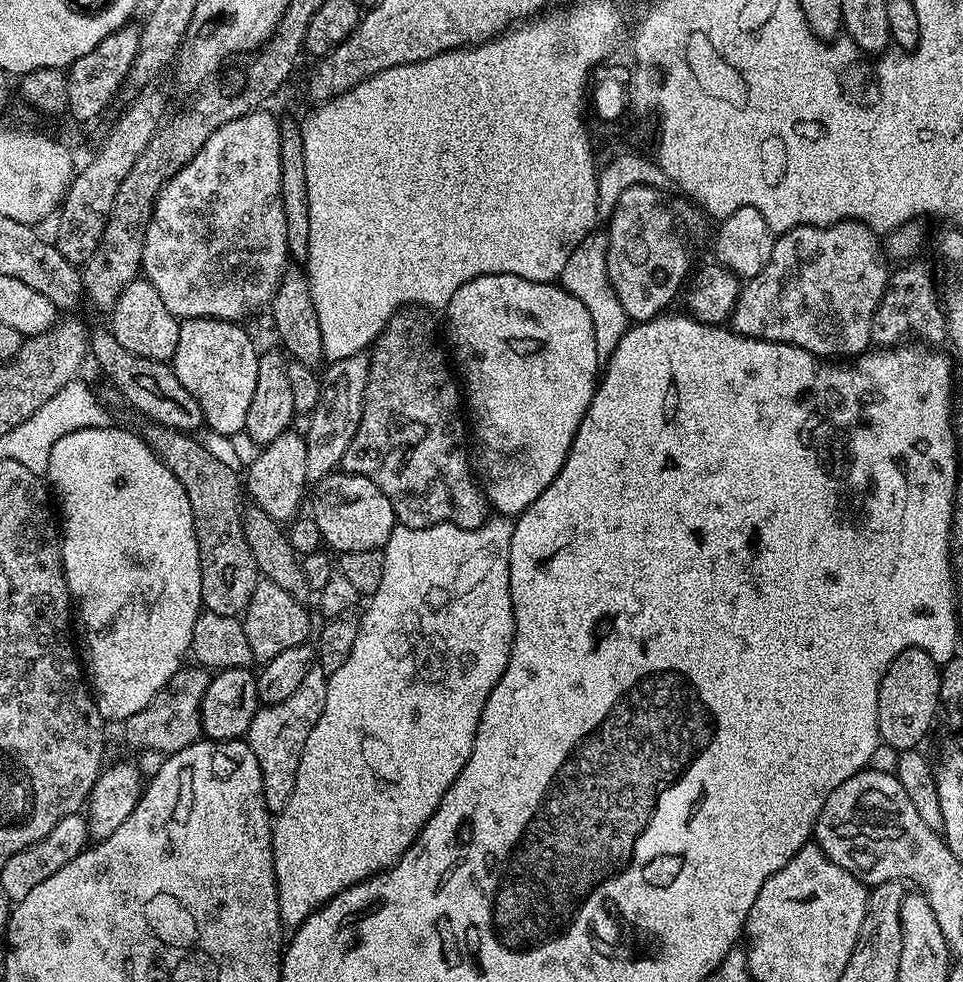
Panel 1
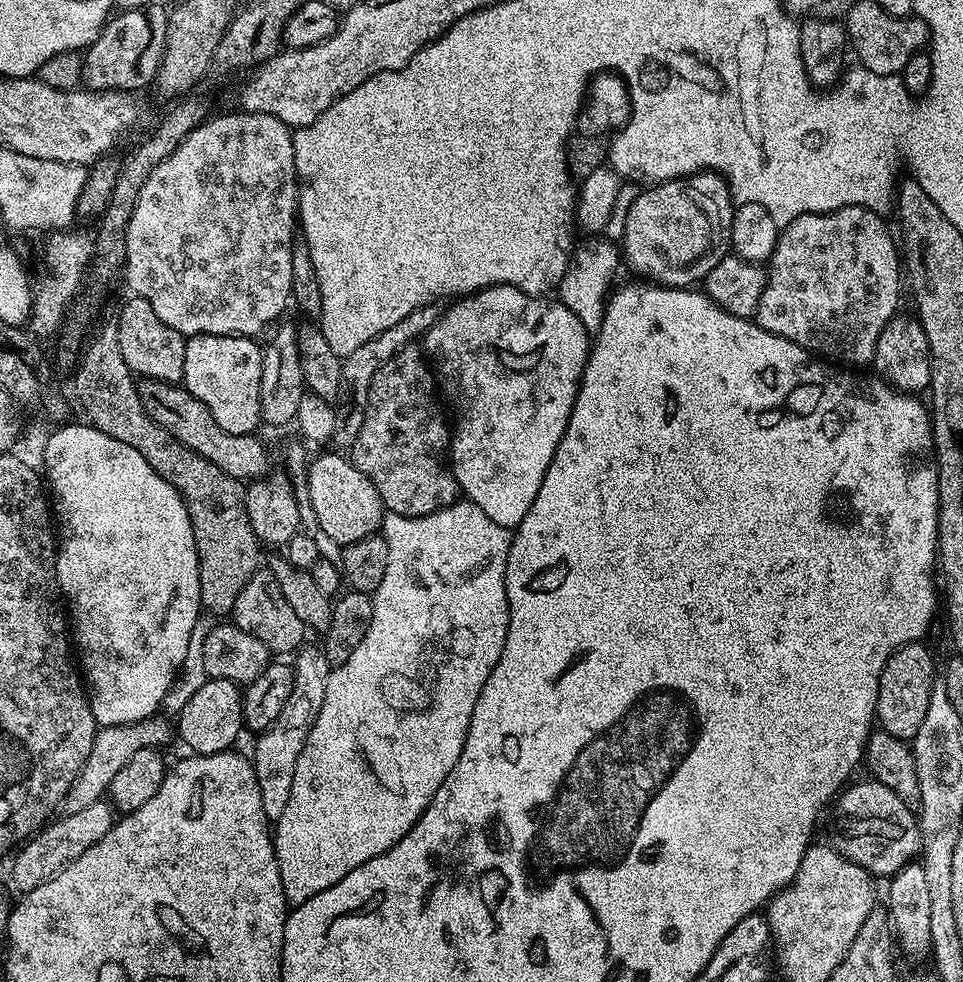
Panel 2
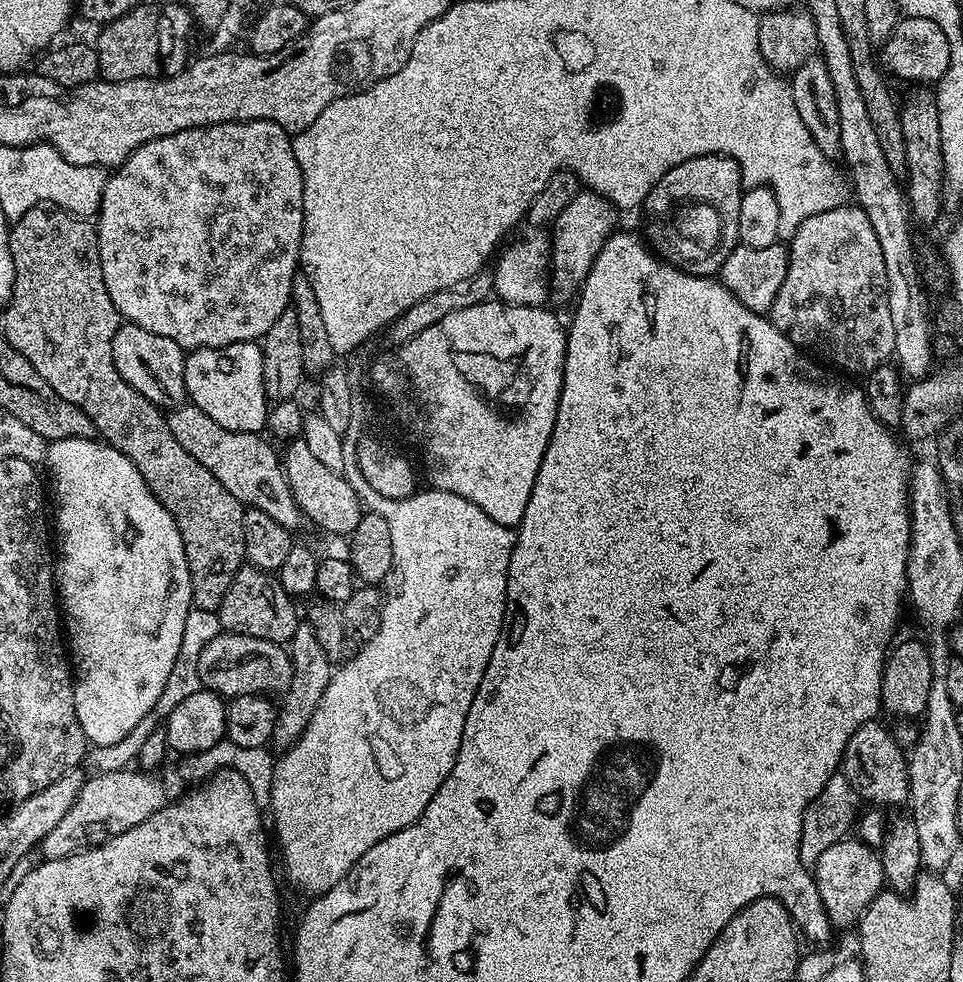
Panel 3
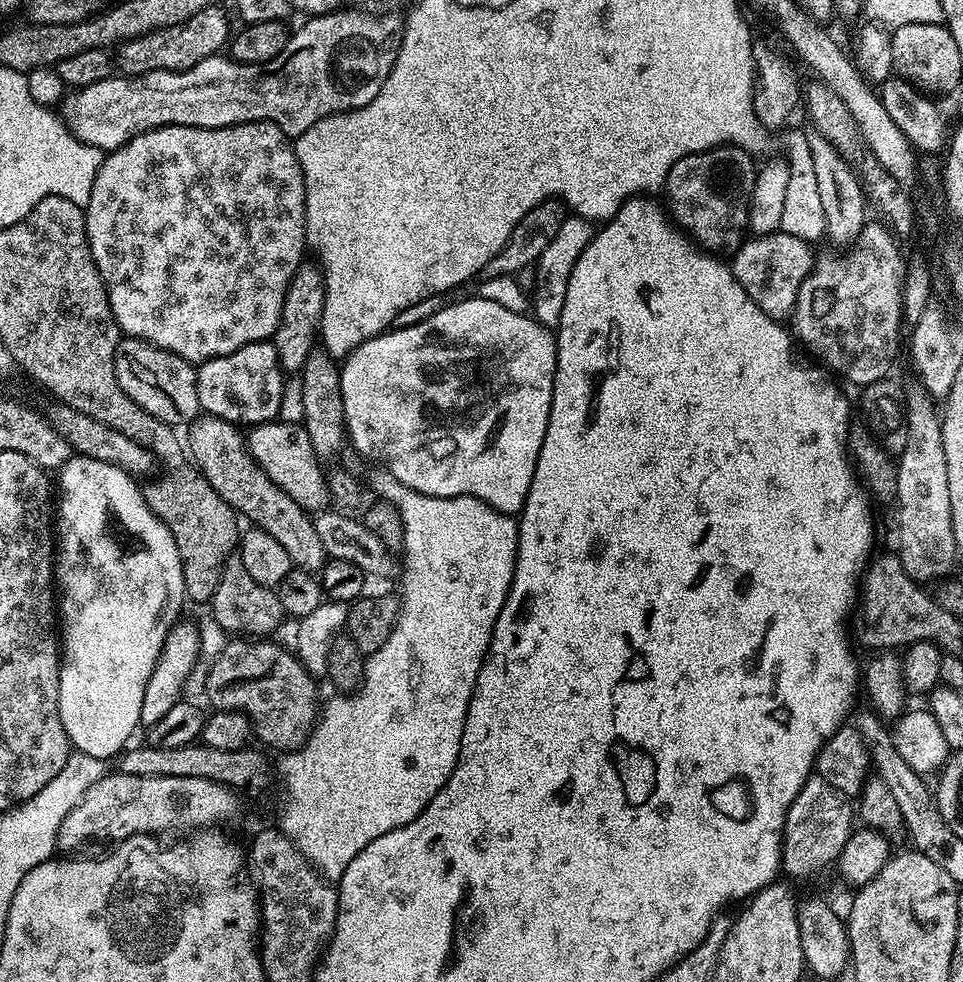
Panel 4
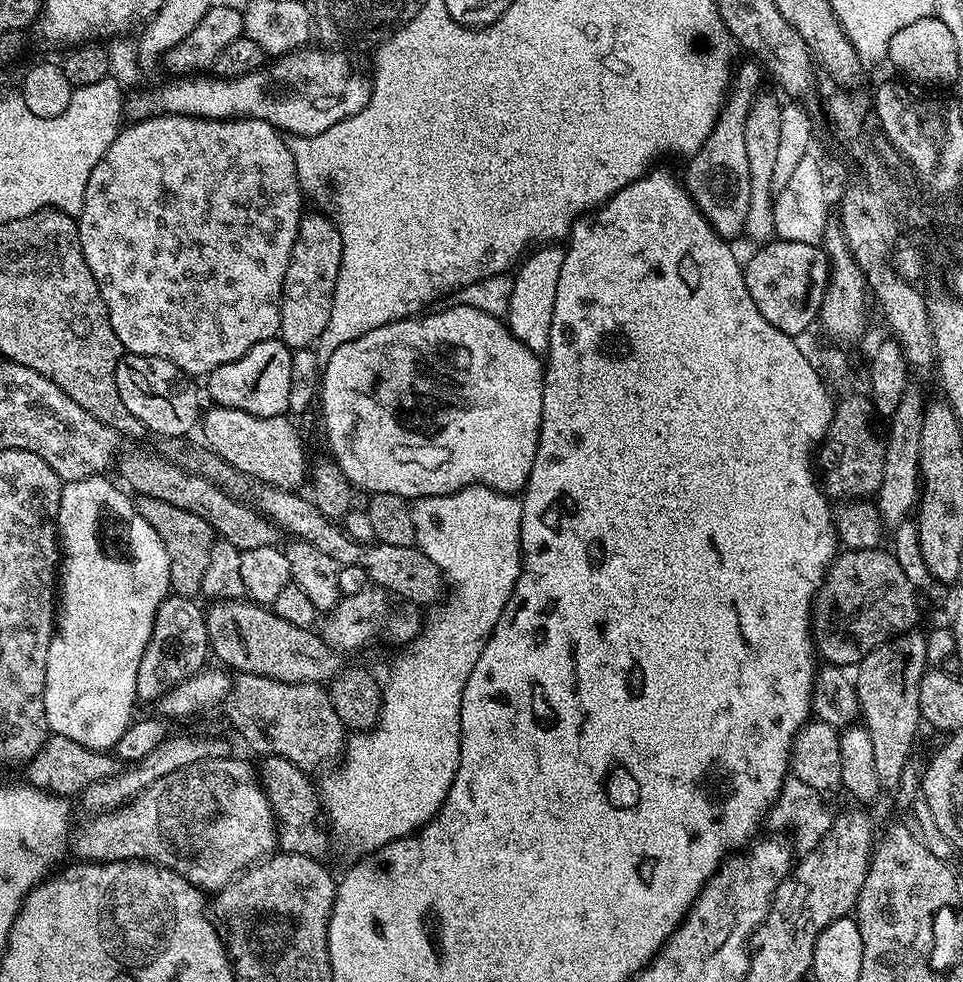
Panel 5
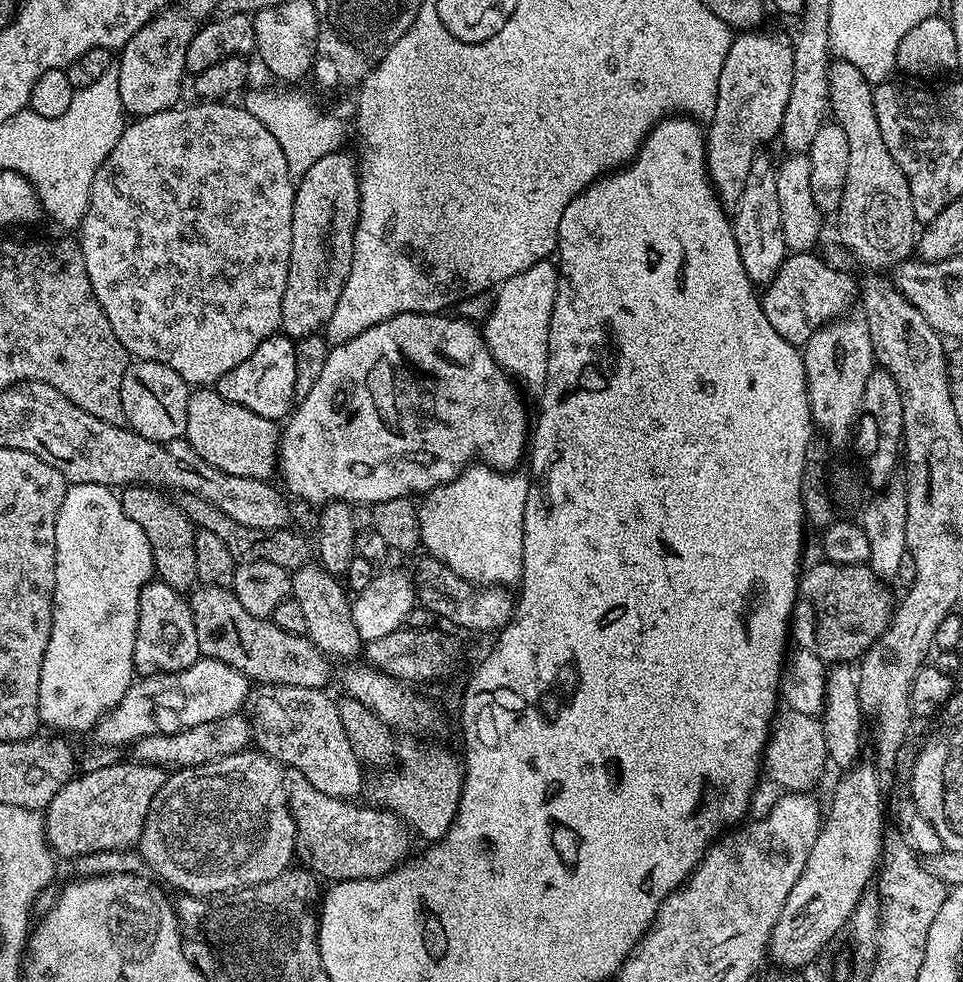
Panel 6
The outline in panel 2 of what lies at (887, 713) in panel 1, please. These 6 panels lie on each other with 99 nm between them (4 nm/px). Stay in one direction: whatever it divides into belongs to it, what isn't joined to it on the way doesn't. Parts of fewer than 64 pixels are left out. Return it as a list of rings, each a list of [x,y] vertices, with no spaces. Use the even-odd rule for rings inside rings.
[[[913,642],[897,648],[890,654],[878,678],[876,720],[886,734],[905,742],[910,742],[918,734],[918,726],[922,726],[922,718],[930,702],[932,681],[938,676],[938,668],[932,665],[932,656],[926,645],[924,642]]]

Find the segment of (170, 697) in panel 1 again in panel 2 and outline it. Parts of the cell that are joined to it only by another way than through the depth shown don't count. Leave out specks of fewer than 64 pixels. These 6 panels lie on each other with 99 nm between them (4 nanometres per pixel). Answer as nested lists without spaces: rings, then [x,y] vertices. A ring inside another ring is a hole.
[[[157,714],[133,724],[101,727],[94,738],[94,746],[90,746],[90,758],[86,758],[70,790],[64,795],[63,811],[67,814],[78,814],[78,810],[86,810],[86,806],[105,799],[110,782],[114,782],[114,774],[118,774],[118,770],[122,770],[122,766],[130,762],[132,755],[147,748],[163,749],[164,744],[171,742],[172,736],[174,740],[174,724],[167,719],[171,720],[167,715]]]

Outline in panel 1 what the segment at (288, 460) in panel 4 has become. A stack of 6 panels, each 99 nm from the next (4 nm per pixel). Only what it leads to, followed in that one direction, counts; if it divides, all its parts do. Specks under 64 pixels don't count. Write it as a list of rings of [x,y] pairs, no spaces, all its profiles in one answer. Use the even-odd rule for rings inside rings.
[[[337,470],[315,485],[310,515],[318,522],[324,544],[333,553],[353,552],[354,550],[380,550],[398,527],[394,506],[386,494],[370,478],[354,476]]]

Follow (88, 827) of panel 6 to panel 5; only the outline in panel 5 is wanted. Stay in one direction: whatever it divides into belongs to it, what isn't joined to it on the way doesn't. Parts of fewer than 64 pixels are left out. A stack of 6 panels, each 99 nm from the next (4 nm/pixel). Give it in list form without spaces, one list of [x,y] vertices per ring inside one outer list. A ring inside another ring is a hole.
[[[169,735],[166,740],[150,754],[141,760],[125,767],[117,776],[111,776],[105,780],[98,780],[95,784],[84,789],[82,799],[84,799],[85,813],[99,814],[105,810],[111,810],[121,804],[127,804],[146,786],[158,782],[158,778],[166,778],[166,774],[174,774],[174,770],[182,770],[194,762],[203,760],[217,760],[218,758],[229,758],[233,755],[232,744],[228,740],[223,740],[220,736],[174,736]]]

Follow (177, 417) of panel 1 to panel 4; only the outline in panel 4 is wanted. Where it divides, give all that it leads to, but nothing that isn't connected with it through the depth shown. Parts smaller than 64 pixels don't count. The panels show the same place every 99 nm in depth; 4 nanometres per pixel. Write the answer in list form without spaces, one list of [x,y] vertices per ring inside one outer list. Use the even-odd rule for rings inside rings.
[[[201,414],[187,425],[186,432],[186,452],[191,463],[206,478],[206,482],[218,490],[221,498],[243,519],[245,516],[249,525],[271,534],[286,549],[286,554],[290,554],[292,565],[313,574],[319,573],[329,554],[322,546],[322,538],[318,538],[313,517],[298,506],[298,502],[294,502],[282,486],[274,483],[262,466],[258,466],[242,437],[241,429],[216,416]]]

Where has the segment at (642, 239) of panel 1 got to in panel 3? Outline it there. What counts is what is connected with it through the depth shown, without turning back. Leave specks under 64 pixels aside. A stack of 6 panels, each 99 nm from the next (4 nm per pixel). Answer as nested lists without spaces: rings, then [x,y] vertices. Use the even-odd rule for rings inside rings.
[[[695,156],[674,166],[652,187],[642,205],[643,235],[651,251],[695,276],[719,273],[730,250],[740,243],[738,206],[745,188],[738,162],[729,156]]]

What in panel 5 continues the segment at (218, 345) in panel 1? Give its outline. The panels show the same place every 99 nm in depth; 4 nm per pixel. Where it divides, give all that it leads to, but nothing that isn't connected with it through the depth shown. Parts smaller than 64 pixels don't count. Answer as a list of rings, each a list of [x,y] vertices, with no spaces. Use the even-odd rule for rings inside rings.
[[[279,338],[258,342],[242,358],[234,362],[226,362],[226,366],[218,366],[208,373],[206,396],[212,399],[213,405],[221,408],[242,410],[246,414],[254,414],[262,418],[282,416],[289,411],[290,402],[290,366],[293,349],[287,348]]]

